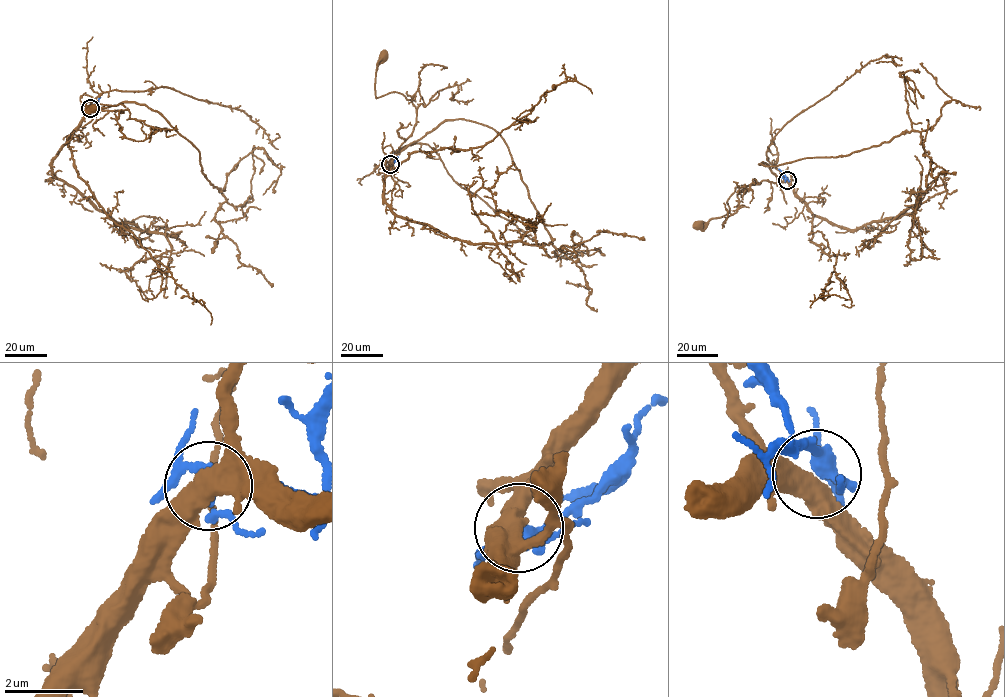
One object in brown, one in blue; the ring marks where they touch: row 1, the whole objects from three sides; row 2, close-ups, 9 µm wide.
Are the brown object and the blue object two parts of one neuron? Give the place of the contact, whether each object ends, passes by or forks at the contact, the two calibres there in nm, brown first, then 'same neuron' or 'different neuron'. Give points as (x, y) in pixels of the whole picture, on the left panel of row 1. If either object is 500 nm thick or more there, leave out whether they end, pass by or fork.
place (90, 108); calibres 550 and 280 nm; different neuron

